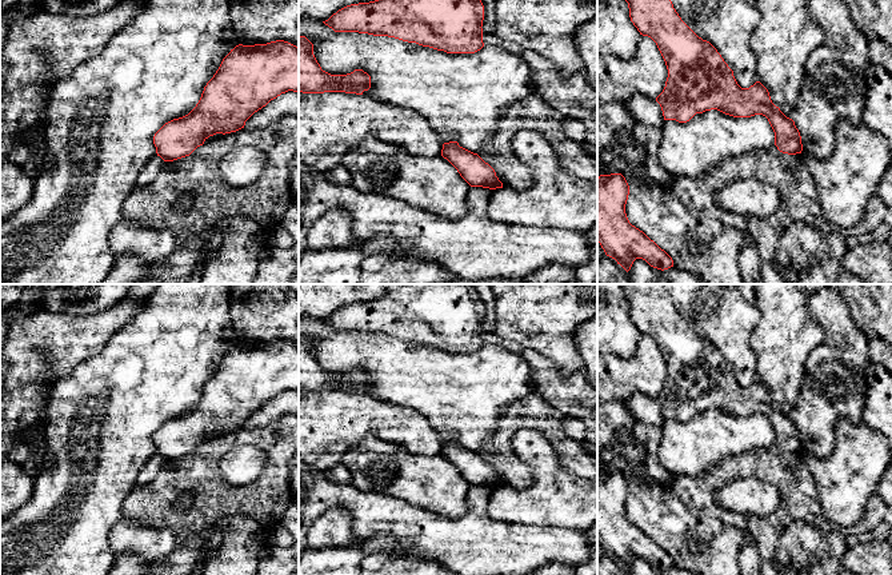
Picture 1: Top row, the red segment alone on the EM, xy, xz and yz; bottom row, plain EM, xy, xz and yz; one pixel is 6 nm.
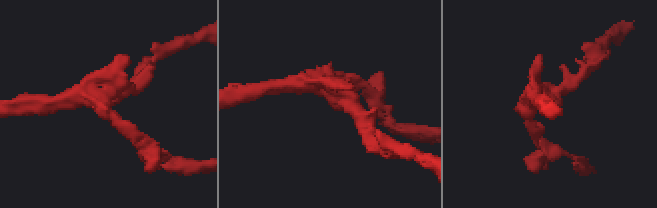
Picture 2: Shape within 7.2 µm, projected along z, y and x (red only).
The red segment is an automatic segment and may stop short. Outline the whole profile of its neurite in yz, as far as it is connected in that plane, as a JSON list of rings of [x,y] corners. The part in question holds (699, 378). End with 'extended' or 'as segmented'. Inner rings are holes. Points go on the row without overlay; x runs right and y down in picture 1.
[[[621,284],[628,302],[629,316],[640,334],[651,336],[668,368],[663,391],[656,396],[664,419],[689,420],[696,412],[717,408],[733,416],[763,414],[775,431],[775,444],[783,452],[801,452],[803,443],[795,420],[776,406],[768,388],[756,380],[749,387],[741,387],[733,370],[724,360],[717,348],[699,336],[679,315],[663,284]]]; as segmented

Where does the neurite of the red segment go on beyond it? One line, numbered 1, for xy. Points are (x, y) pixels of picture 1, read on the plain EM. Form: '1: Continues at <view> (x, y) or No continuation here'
1: No continuation here

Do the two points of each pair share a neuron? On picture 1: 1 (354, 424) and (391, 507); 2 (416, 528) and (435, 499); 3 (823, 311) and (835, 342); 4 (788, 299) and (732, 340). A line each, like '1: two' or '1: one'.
1: two
2: two
3: one
4: two

